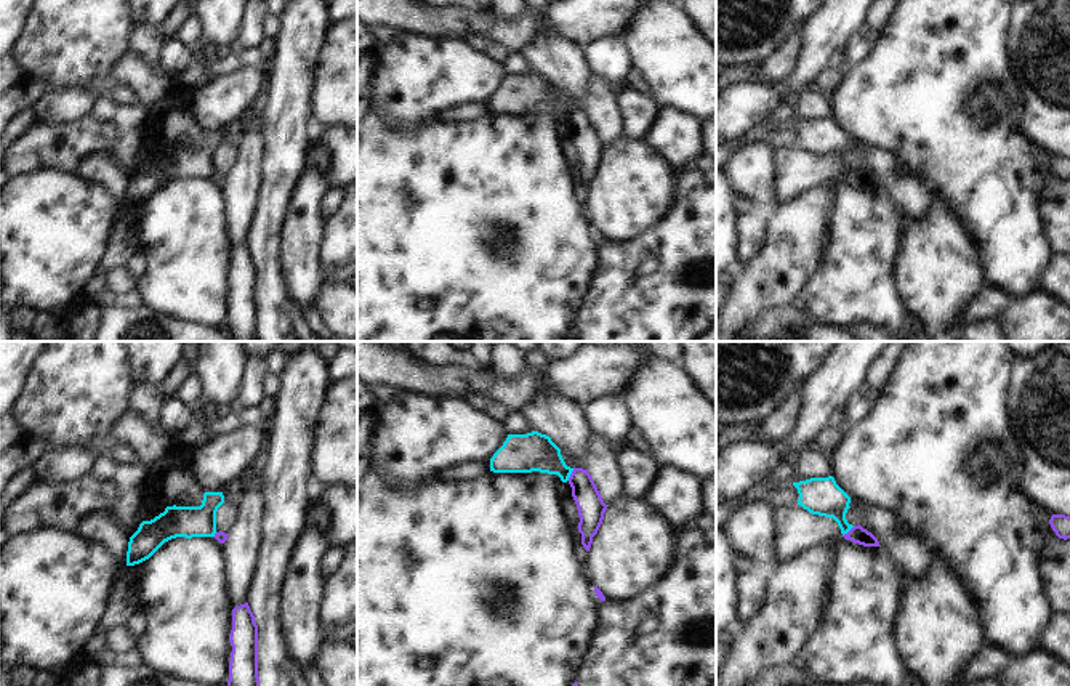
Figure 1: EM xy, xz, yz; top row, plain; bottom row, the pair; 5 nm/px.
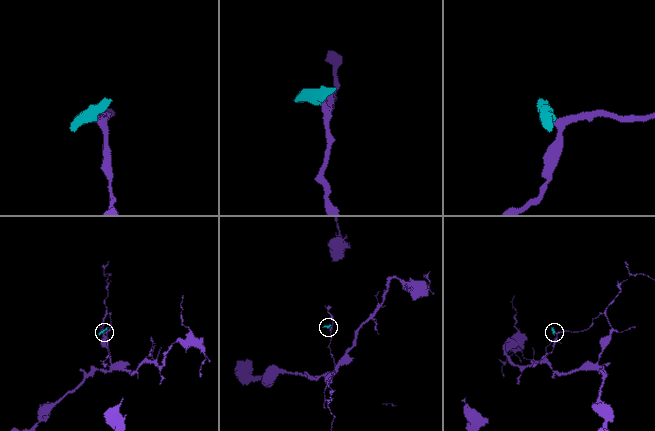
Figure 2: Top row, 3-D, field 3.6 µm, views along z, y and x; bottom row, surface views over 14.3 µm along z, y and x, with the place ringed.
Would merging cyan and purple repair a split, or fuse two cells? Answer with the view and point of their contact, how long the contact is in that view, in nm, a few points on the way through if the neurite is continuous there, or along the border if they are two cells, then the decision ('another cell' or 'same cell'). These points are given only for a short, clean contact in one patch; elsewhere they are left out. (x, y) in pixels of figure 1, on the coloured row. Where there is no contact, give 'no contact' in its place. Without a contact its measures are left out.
contact xz (571, 473); length 70 nm; border xz (574, 468), (567, 480); another cell

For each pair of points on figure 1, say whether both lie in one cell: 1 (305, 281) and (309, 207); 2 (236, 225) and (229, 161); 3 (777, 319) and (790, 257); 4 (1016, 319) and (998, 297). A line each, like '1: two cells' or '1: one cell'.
1: one cell
2: two cells
3: two cells
4: two cells

